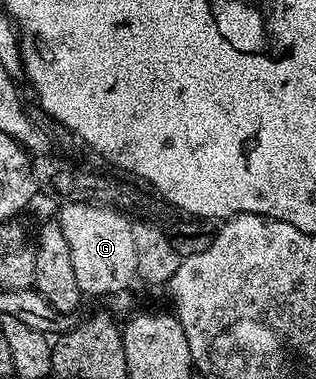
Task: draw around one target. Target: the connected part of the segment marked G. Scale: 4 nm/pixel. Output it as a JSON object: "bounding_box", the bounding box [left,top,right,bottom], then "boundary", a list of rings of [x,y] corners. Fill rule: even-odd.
{"bounding_box":[59,201,137,297],"boundary":[[[70,201],[62,204],[59,220],[64,238],[67,239],[67,248],[71,251],[71,264],[75,270],[75,280],[79,283],[82,294],[101,297],[104,293],[116,295],[126,292],[129,284],[137,277],[137,264],[135,263],[135,246],[131,236],[133,221],[125,218],[124,212],[116,213],[117,209],[108,205],[87,202]]]}

